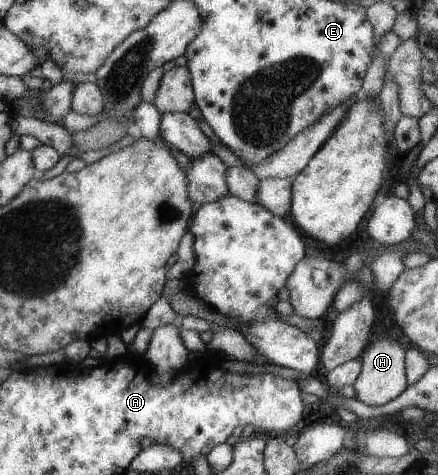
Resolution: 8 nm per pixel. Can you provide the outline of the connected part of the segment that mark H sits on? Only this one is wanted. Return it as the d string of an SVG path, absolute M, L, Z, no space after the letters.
M389 338L369 342L358 358L360 371L352 382L354 398L367 406L378 407L399 396L407 385L404 373L405 353L405 347Z

